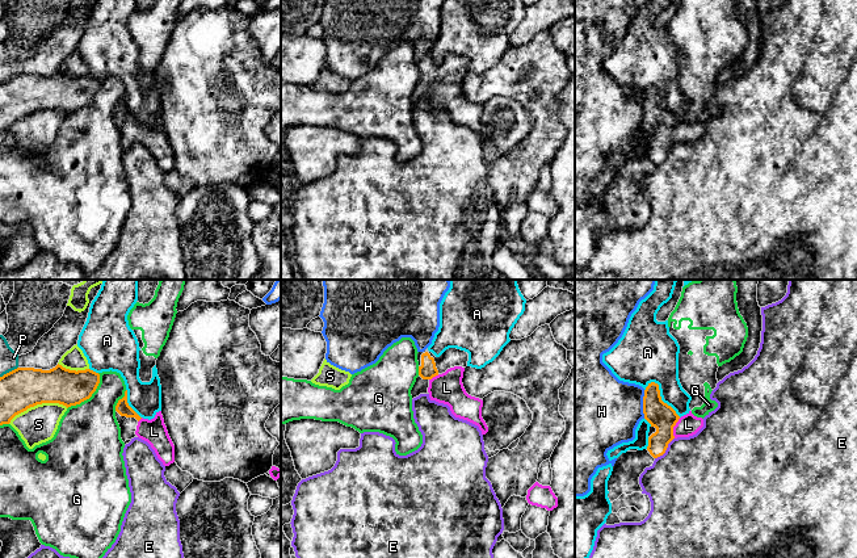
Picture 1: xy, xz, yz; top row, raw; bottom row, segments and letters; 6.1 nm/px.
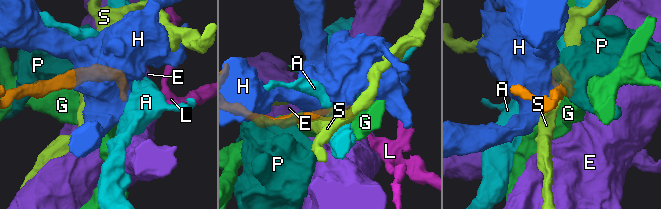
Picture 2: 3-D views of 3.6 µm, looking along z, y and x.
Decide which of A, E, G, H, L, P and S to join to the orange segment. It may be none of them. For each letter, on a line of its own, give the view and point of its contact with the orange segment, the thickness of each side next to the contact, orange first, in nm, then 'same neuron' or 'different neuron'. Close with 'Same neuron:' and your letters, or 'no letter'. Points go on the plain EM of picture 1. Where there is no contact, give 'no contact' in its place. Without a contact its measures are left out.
A: yz (660, 103) | 160/300 nm | different neuron
E: yz (666, 155) | 160/500 nm | different neuron
G: xy (89, 103) | 220/400 nm | different neuron
H: yz (643, 110) | 160/420 nm | different neuron
L: yz (672, 134) | 160/130 nm | same neuron
P: xy (9, 78) | 260/110 nm | different neuron
S: xy (37, 109) | 260/220 nm | different neuron
Same neuron: L

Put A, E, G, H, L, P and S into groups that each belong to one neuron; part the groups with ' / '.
A / E / G / H / L / P / S

